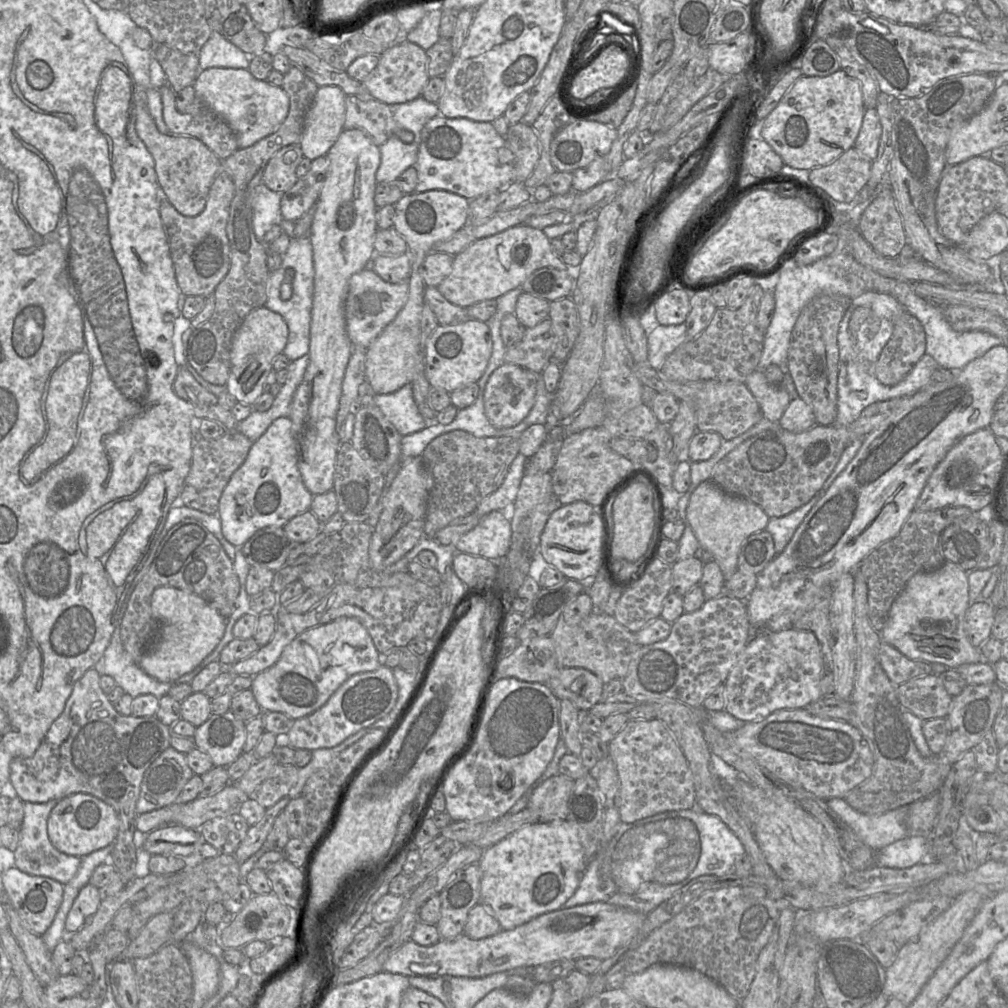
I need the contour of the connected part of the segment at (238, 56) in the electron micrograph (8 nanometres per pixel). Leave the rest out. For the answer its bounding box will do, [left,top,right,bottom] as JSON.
[199,32,250,71]

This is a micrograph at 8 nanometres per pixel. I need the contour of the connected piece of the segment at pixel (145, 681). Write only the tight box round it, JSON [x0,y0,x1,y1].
[104,619,199,698]

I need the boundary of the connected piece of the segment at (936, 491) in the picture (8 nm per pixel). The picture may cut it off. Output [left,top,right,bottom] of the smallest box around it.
[915,428,1003,512]

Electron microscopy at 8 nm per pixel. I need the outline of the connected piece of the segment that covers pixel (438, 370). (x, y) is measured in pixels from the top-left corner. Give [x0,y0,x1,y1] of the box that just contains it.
[424,319,492,393]

